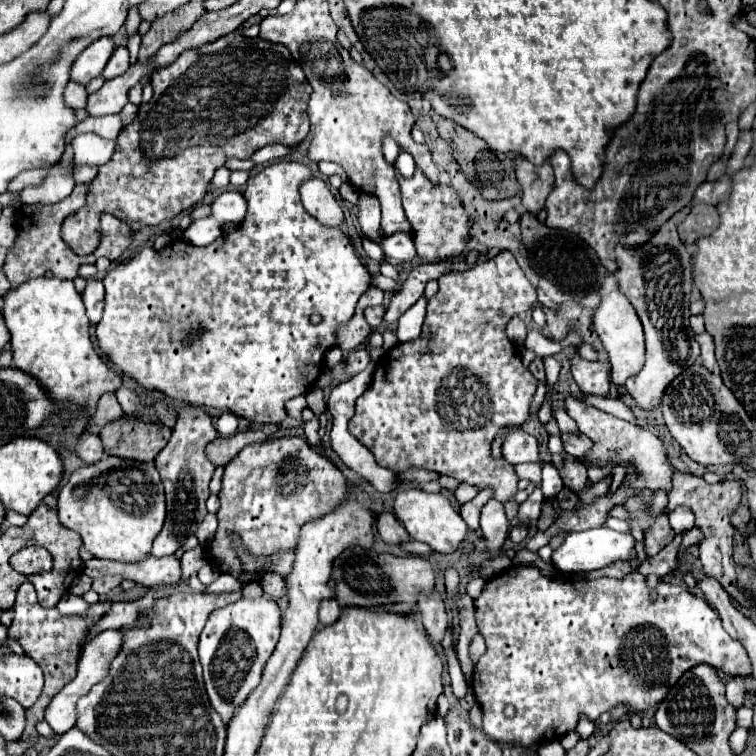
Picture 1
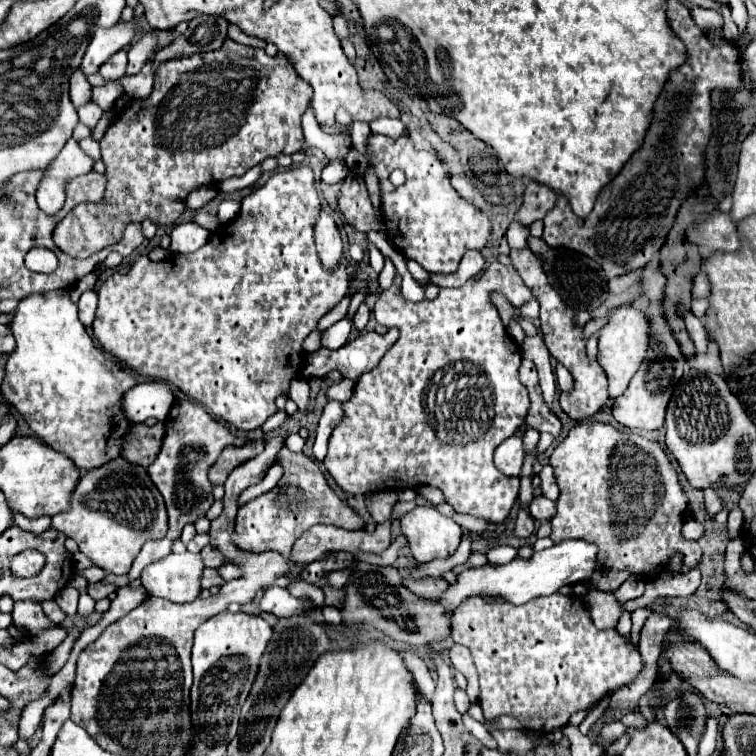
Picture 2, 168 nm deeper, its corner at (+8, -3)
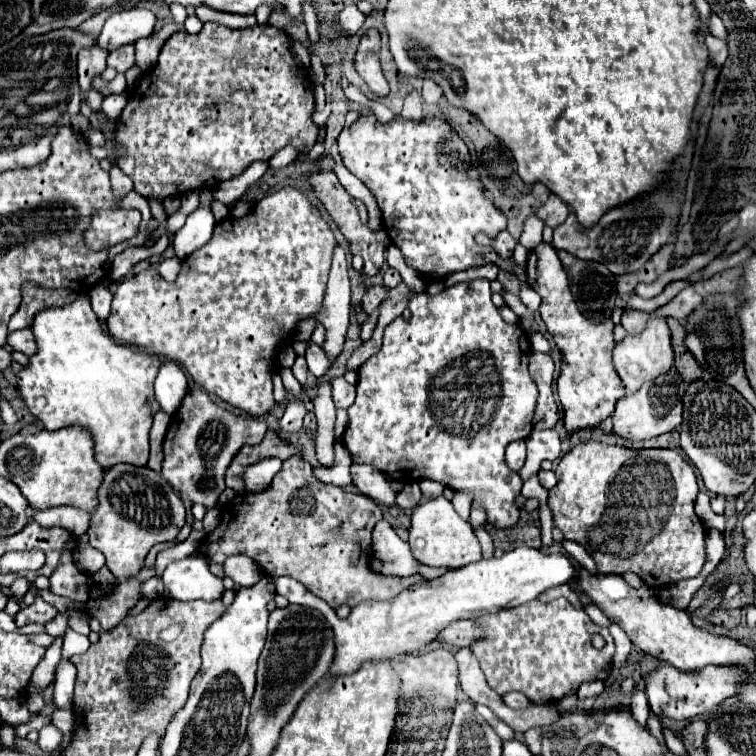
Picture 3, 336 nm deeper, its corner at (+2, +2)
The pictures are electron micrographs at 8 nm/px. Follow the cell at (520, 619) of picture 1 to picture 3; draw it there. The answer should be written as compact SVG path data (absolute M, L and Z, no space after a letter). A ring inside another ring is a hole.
M556 598L548 604L532 600L514 610L500 610L478 618L486 632L484 640L470 646L476 656L488 686L498 694L508 690L522 692L532 704L556 704L570 690L576 690L586 680L596 680L596 674L612 662L614 640L608 628L596 626L582 608L574 608L566 598ZM600 634L606 640L602 650L592 646L592 636Z

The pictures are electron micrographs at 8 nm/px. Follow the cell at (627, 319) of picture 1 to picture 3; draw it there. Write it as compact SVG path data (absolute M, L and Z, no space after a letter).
M664 318L650 320L642 334L626 336L614 348L614 368L620 374L628 394L636 392L644 382L650 382L652 378L666 374L672 366L674 366L674 352L672 352L672 344L670 344L670 330L668 330L668 324Z

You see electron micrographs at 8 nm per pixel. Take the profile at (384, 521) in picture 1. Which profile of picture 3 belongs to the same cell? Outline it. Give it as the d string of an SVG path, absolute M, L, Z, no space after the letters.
M352 464L350 466L350 474L352 474L352 484L362 494L372 498L374 502L386 504L386 506L396 504L396 492L390 488L386 476L380 474L380 470L376 470L374 466Z

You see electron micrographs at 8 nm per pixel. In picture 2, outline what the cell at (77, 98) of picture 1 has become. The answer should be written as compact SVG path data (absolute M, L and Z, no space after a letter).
M74 71L70 77L70 101L74 103L74 107L80 107L84 103L88 103L92 97L92 87L86 81L86 77L82 75L82 71Z

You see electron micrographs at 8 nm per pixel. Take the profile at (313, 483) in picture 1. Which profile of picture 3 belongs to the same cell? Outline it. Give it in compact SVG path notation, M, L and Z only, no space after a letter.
M300 456L288 458L284 470L278 472L270 488L262 494L242 496L232 508L228 508L214 532L206 536L196 554L204 556L208 562L222 564L228 556L246 554L258 562L270 576L290 576L302 582L314 596L322 598L334 610L342 604L356 606L364 600L392 600L396 594L420 582L422 576L412 574L408 578L384 578L370 570L372 528L382 518L382 510L376 502L364 494L350 494L338 486L322 484L312 476L312 466Z

